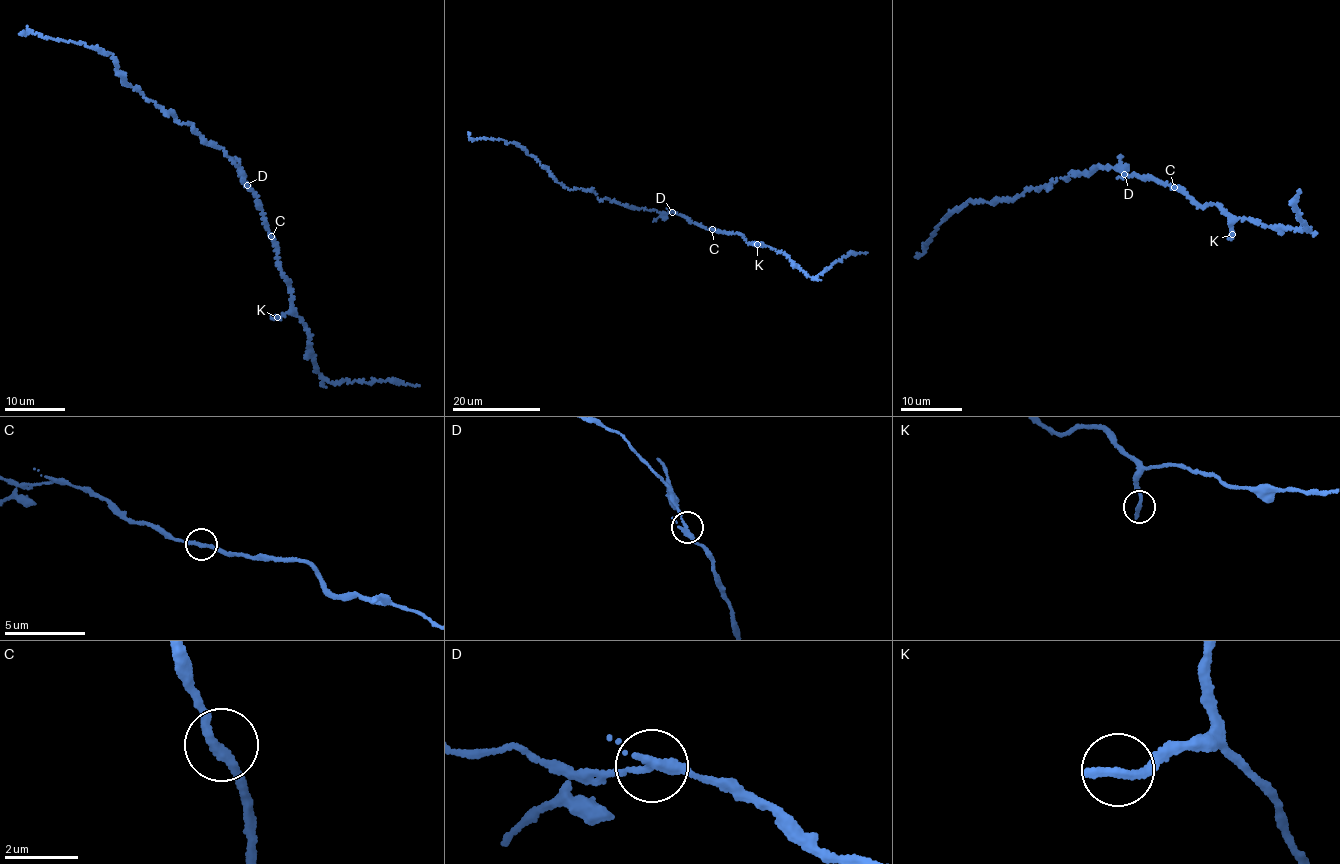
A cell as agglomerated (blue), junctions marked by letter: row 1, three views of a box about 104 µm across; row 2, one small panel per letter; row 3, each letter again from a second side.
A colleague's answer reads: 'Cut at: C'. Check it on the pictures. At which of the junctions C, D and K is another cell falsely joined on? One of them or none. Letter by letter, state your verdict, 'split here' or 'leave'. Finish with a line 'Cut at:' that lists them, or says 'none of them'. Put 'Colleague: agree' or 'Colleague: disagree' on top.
Colleague: disagree
C: leave
D: split here
K: leave
Cut at: D

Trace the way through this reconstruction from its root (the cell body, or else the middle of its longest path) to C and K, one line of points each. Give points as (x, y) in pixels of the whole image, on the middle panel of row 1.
C: (669, 212), (712, 229)
K: (669, 212), (708, 229), (737, 233), (750, 243), (757, 244)

